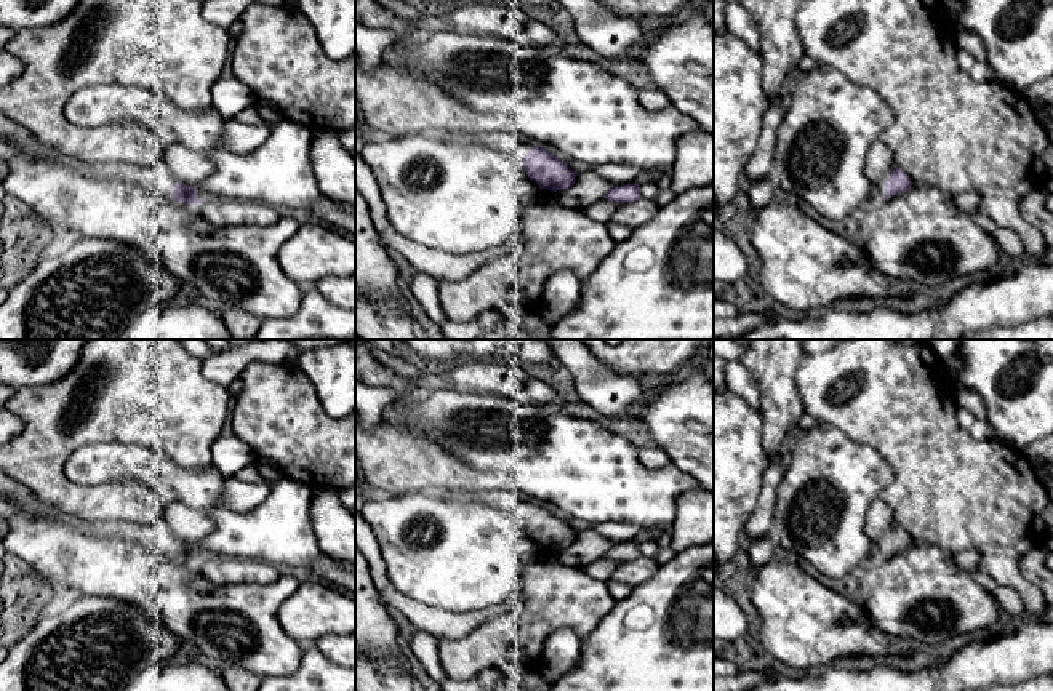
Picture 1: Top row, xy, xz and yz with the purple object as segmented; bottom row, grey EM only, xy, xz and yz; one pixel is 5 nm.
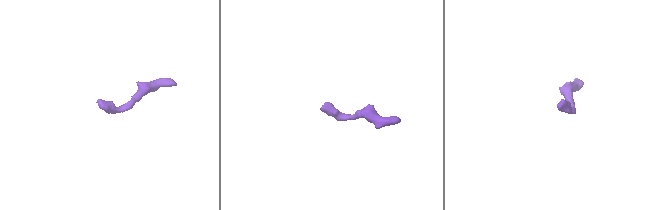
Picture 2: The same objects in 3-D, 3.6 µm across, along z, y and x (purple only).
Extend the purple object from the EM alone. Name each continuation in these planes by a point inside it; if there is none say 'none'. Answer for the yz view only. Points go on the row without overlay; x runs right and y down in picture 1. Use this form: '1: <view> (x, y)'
1: yz (879, 547)

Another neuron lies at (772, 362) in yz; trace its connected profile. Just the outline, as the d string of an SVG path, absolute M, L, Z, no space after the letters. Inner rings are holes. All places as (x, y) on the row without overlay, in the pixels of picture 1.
M749 339L739 361L749 369L760 390L759 411L763 421L762 441L770 464L762 491L744 533L751 541L773 539L778 486L784 467L778 462L791 441L791 432L805 414L795 387L795 369L803 357L803 339Z

